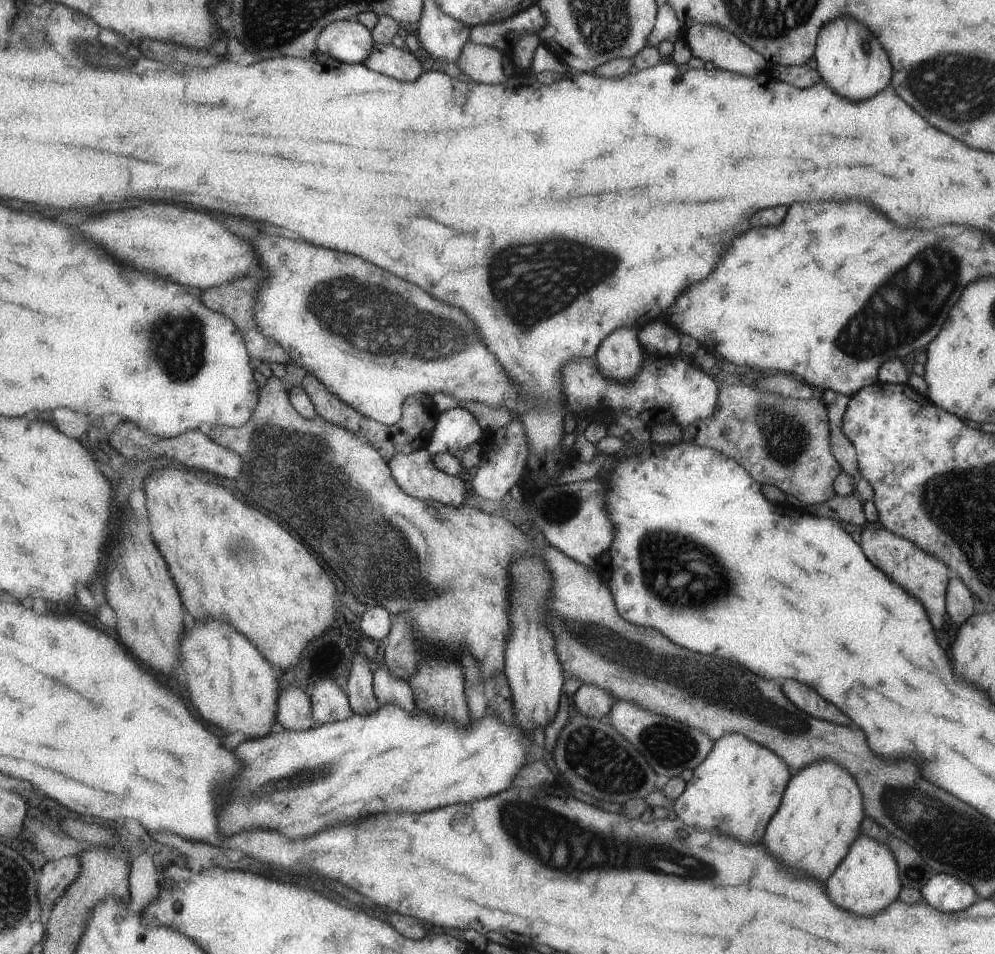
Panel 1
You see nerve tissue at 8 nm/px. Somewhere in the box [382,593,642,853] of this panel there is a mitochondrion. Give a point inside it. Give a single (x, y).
(599, 758)

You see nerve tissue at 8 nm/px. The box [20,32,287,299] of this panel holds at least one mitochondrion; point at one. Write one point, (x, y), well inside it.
(81, 48)

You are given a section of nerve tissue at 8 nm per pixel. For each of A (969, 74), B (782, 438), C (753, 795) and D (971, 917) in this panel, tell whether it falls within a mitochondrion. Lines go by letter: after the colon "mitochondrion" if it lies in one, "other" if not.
A: mitochondrion
B: mitochondrion
C: other
D: other

